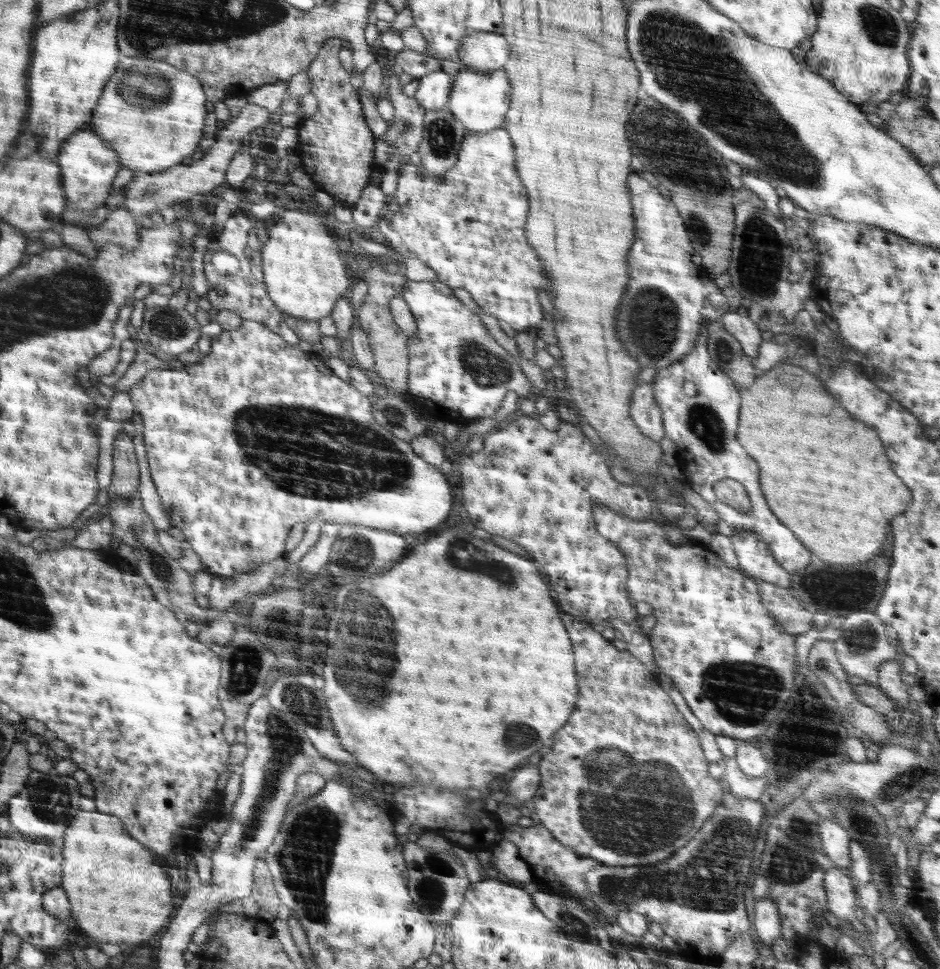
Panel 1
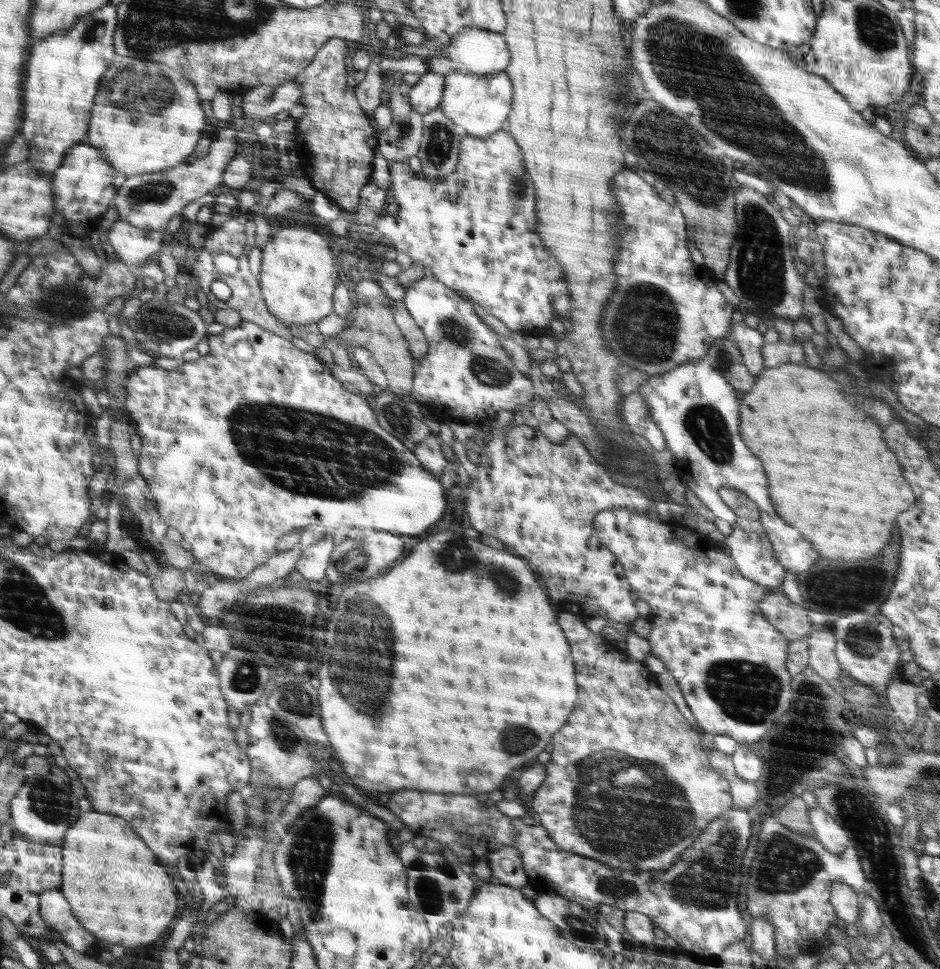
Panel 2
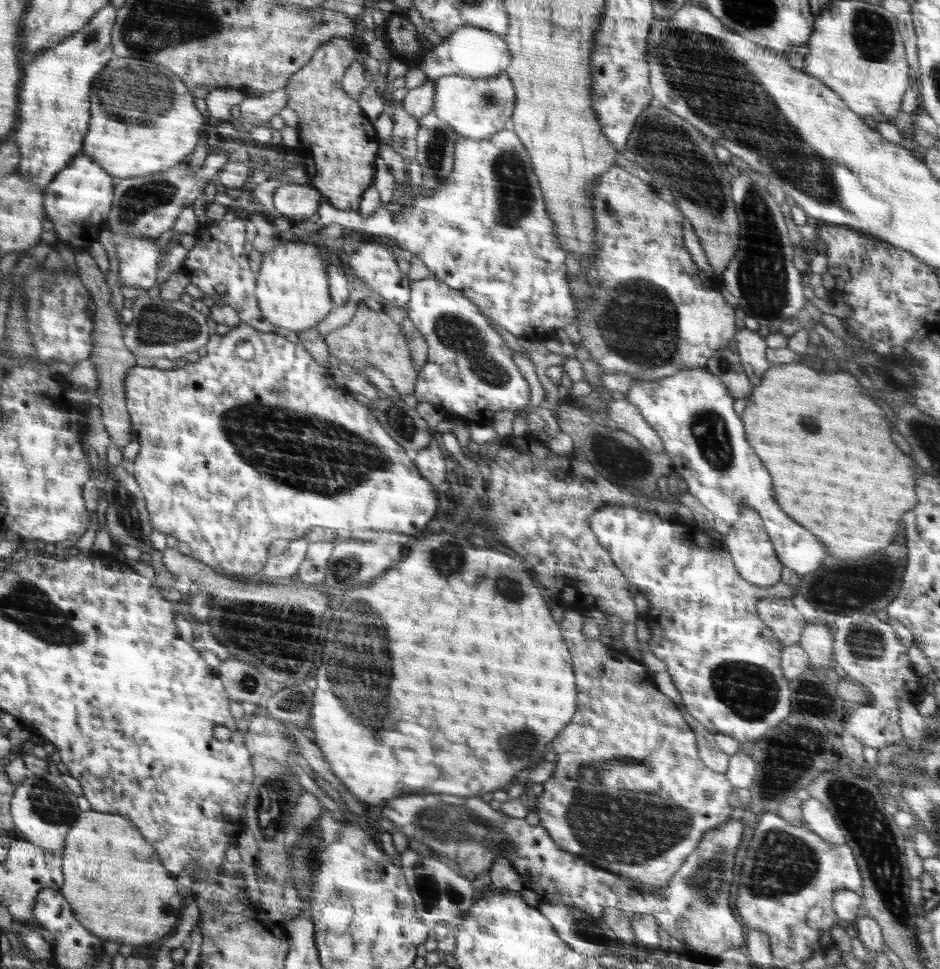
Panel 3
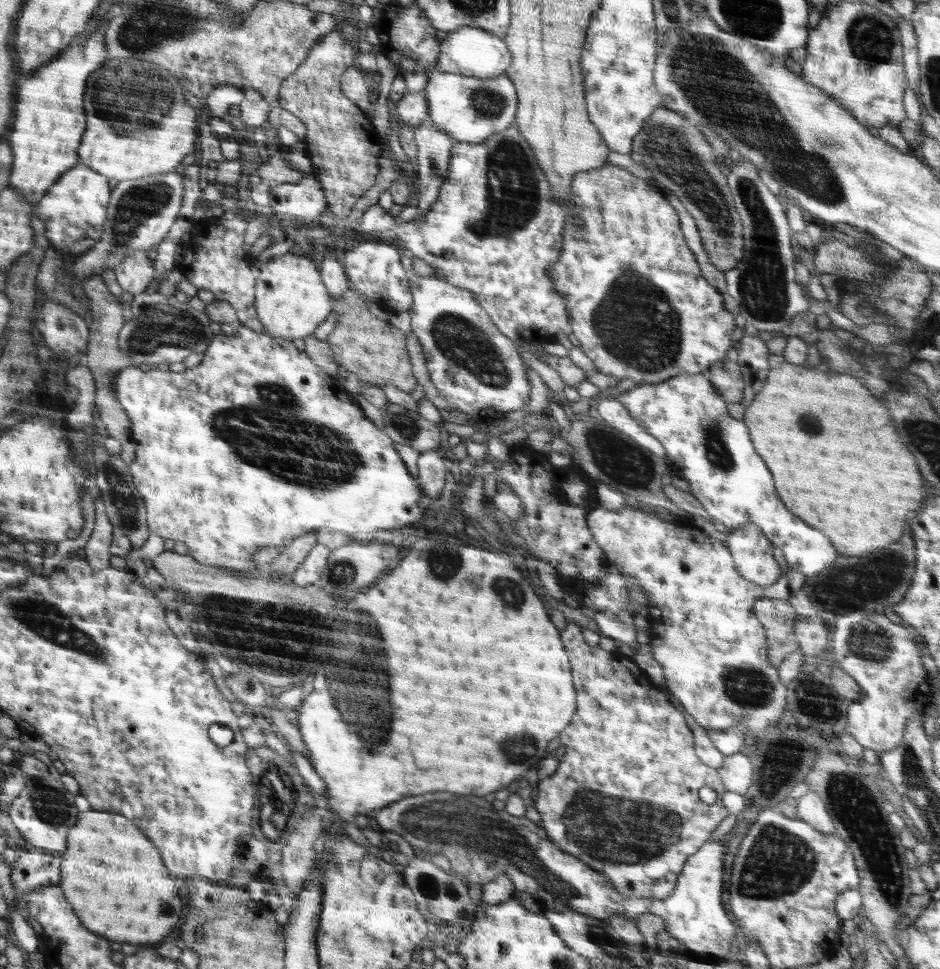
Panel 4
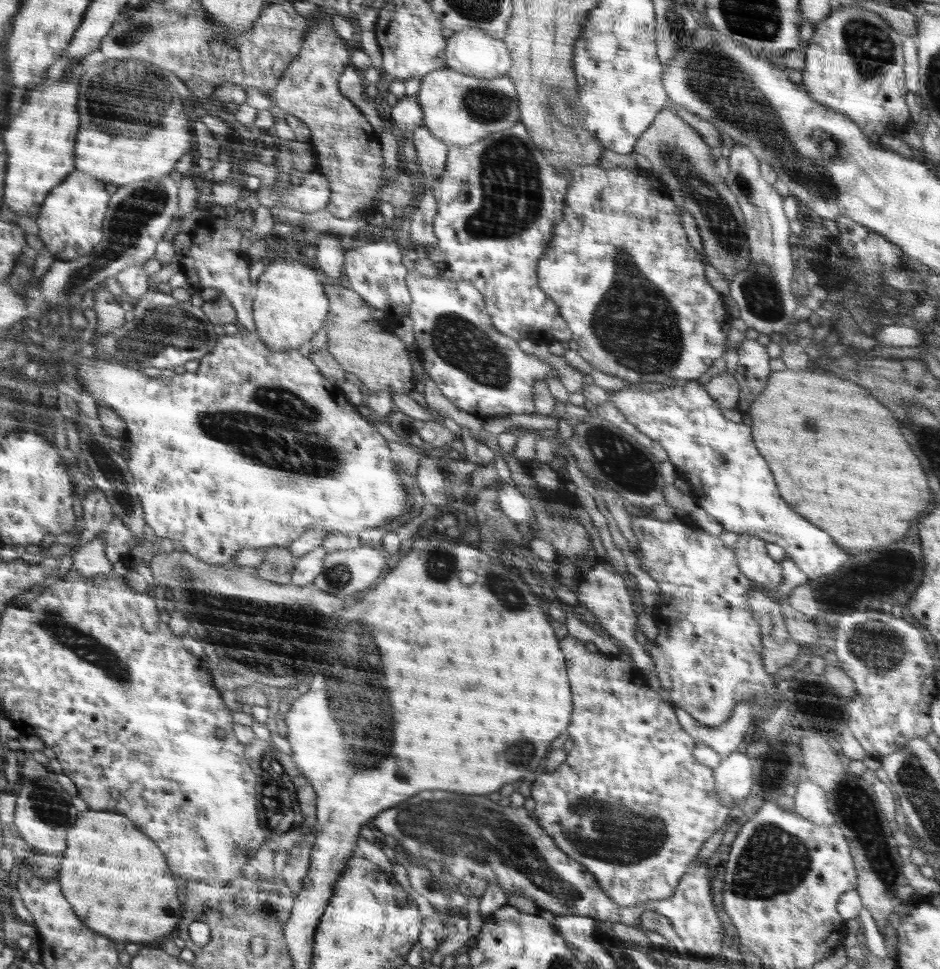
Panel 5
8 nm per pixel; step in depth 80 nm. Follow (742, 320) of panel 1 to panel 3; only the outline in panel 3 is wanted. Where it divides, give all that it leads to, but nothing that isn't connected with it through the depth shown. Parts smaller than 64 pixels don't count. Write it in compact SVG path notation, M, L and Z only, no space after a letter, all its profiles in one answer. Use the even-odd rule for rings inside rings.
M746 328L736 330L733 342L738 349L742 368L750 381L751 388L760 386L764 373L770 368L766 359L767 344L758 332Z

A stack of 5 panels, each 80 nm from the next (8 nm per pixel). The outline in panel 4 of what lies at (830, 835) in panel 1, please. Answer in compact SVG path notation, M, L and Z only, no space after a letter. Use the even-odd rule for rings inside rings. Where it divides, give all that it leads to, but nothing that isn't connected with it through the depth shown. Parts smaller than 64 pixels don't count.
M809 788L808 792L797 800L797 815L800 819L809 822L813 829L822 832L822 834L834 834L836 828L832 816L814 790Z

